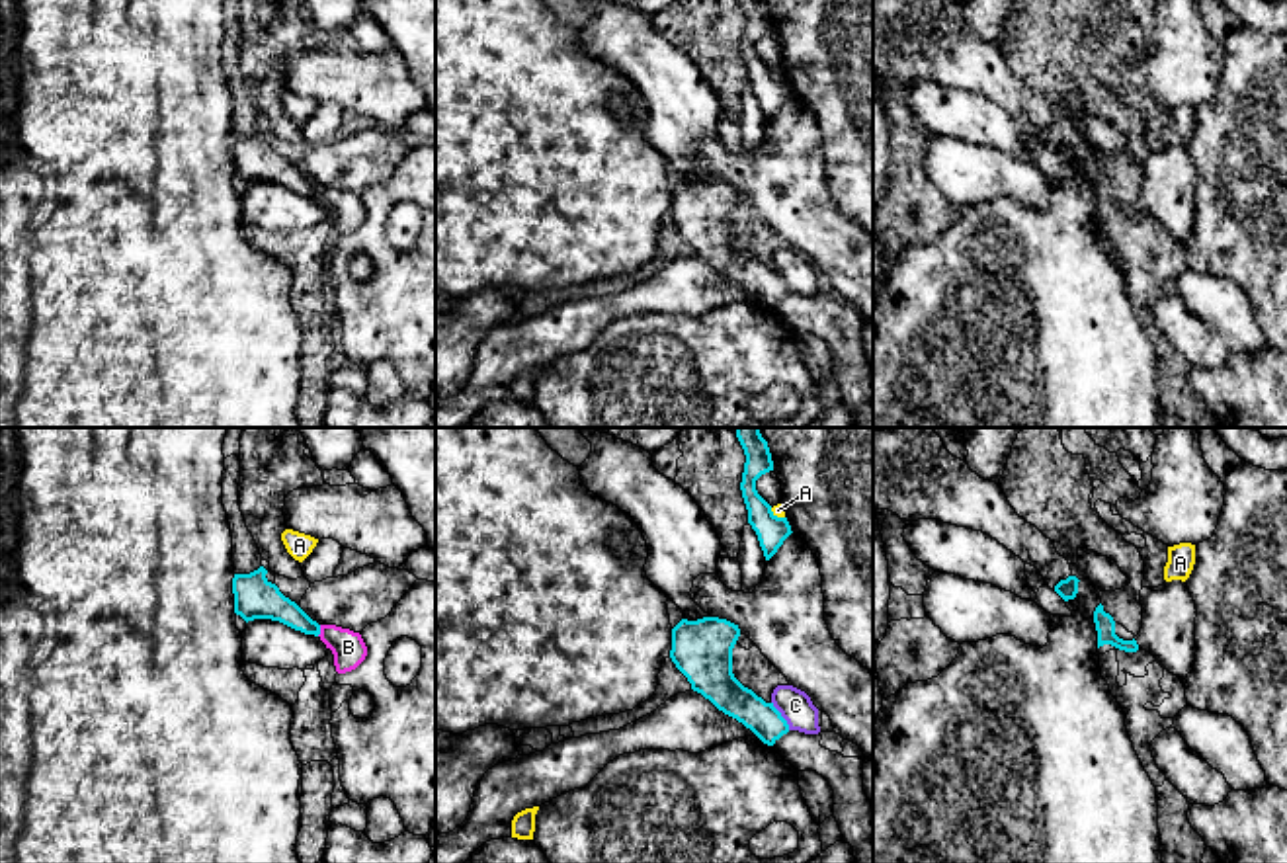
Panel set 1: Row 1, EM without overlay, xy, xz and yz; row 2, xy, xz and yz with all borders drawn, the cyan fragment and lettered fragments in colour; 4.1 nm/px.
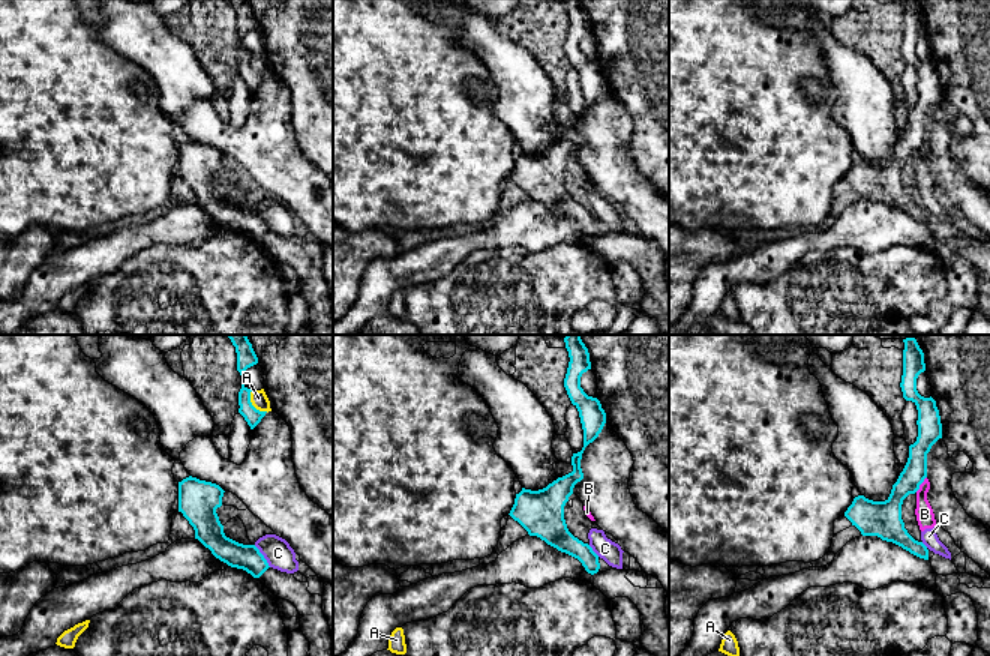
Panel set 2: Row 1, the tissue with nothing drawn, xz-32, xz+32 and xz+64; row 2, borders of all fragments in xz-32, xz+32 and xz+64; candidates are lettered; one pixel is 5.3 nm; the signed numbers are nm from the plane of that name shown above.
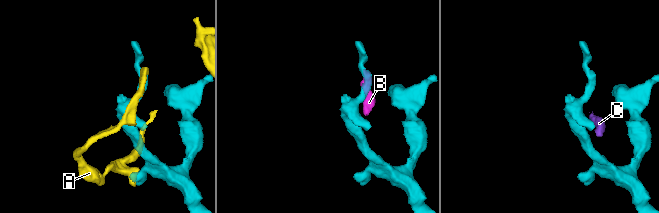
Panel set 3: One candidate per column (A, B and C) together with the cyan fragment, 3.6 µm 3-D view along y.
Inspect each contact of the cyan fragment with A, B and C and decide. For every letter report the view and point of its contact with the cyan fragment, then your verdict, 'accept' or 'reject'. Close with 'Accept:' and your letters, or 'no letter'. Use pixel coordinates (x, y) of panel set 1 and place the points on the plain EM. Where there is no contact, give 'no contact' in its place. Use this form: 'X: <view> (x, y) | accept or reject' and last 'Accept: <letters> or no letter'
A: xz (776, 79) | reject
B: xy (319, 194) | reject
C: xz (780, 278) | reject
Accept: no letter

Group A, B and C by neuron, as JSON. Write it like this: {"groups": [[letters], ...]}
{"groups": [["A"], ["B", "C"]]}

